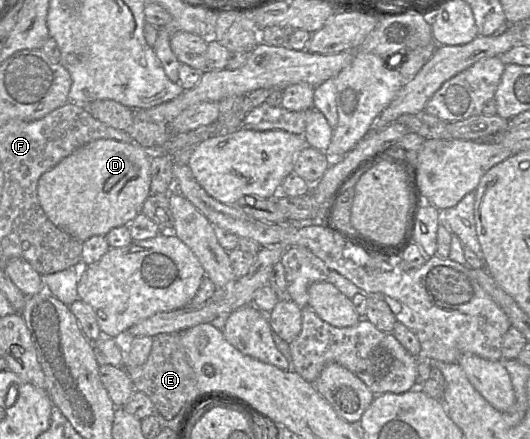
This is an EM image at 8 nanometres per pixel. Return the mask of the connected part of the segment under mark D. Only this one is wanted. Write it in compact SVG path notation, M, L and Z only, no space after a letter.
M91 141L39 178L40 205L56 227L81 243L93 236L105 236L111 229L128 226L141 213L150 195L150 163L147 151L135 142Z

